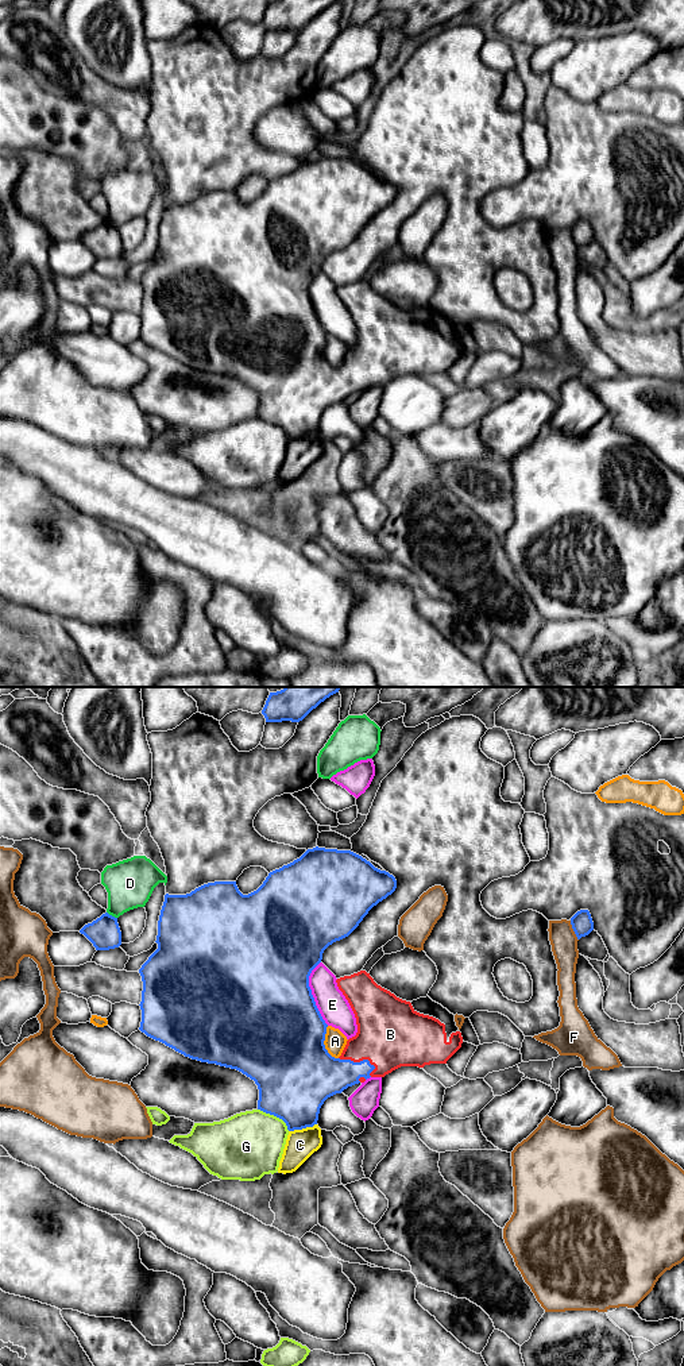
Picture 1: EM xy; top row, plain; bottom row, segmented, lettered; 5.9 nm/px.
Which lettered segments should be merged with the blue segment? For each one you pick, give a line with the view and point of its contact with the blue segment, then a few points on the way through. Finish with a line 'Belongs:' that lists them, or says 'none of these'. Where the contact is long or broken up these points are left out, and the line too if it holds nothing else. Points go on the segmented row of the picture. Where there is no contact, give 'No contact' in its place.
B: Touches blue at xy (358, 1062)
Belongs: B

